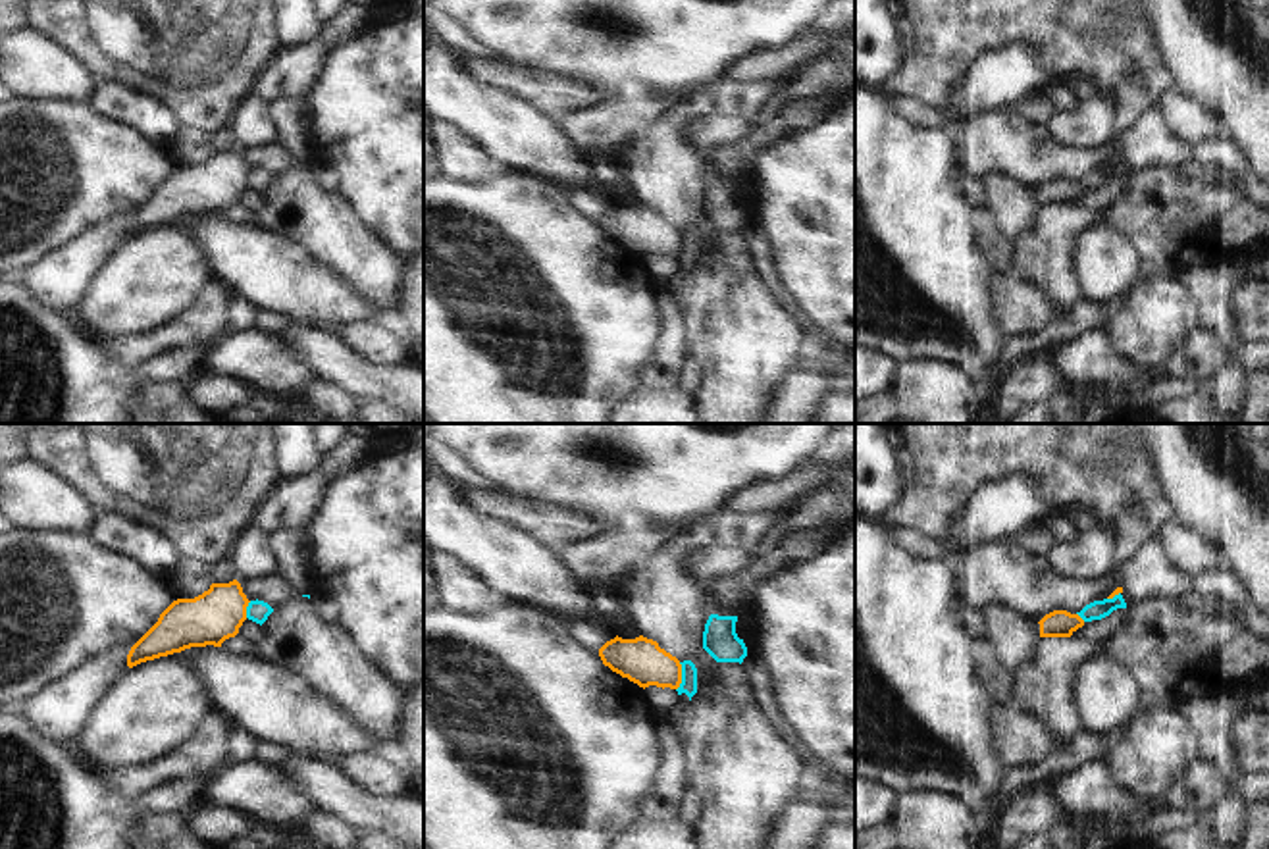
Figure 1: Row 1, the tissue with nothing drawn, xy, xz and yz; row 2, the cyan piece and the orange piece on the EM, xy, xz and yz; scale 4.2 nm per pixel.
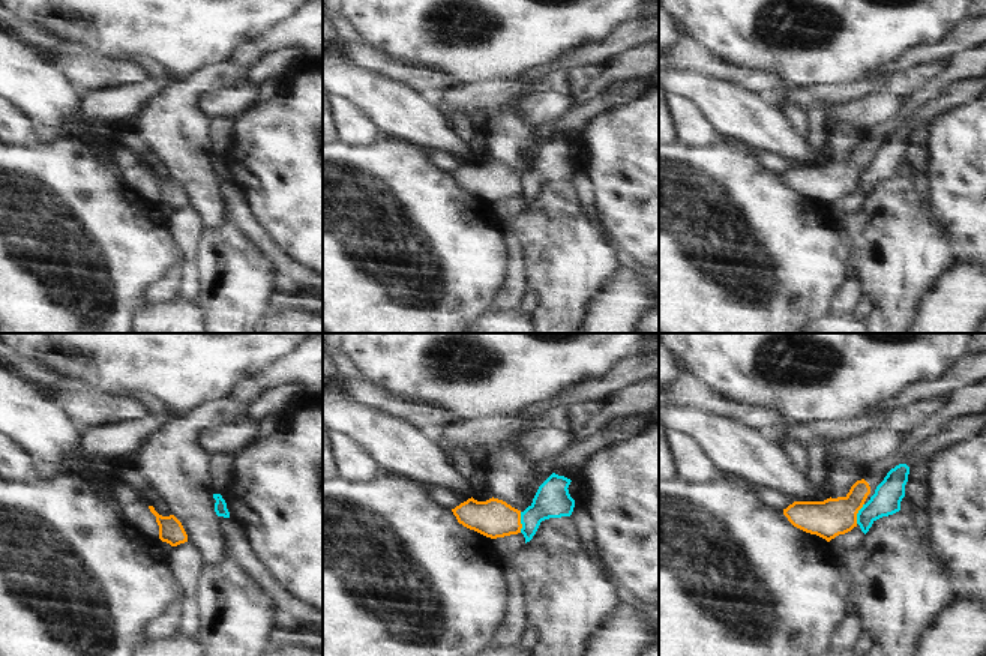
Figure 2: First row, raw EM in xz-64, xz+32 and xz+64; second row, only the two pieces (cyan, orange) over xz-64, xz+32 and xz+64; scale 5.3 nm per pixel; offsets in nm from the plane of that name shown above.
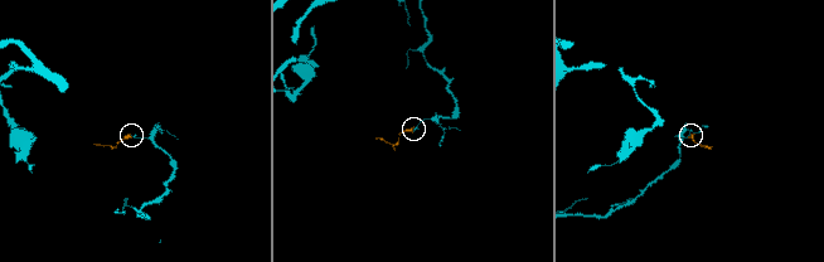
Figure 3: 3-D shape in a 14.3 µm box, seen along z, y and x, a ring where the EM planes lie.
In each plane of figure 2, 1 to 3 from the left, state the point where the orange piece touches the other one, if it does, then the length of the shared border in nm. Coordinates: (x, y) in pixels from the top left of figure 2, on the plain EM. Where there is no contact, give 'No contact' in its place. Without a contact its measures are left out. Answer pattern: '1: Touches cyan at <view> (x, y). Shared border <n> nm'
1: No contact
2: Touches cyan at xz+32 (521, 186). Shared border 110 nm
3: Touches cyan at xz+64 (857, 177). Shared border 120 nm

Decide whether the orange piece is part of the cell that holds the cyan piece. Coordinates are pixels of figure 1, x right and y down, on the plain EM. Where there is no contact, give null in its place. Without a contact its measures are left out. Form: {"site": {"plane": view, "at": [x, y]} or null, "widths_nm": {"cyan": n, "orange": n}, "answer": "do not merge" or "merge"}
{"site": {"plane": "xz", "at": [682, 245]}, "widths_nm": {"cyan": 70, "orange": 190}, "answer": "do not merge"}

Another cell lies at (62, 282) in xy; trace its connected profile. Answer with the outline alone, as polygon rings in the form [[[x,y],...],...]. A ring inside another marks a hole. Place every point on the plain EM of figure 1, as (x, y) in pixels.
[[[131,216],[89,227],[71,244],[35,264],[23,279],[27,287],[60,314],[79,316],[102,268],[129,239]]]

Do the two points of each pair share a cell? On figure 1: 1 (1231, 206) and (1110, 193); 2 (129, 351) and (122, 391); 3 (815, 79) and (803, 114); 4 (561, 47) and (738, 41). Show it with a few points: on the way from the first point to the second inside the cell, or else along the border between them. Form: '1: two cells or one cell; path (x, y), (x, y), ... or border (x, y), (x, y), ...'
1: two cells; border (1127, 178), (1121, 191), (1098, 212)
2: two cells; border (104, 341), (122, 362), (137, 372)
3: two cells; border (834, 95), (788, 97), (771, 120)
4: one cell; path (605, 43), (694, 41)

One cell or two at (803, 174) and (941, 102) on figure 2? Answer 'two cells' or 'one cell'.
two cells

